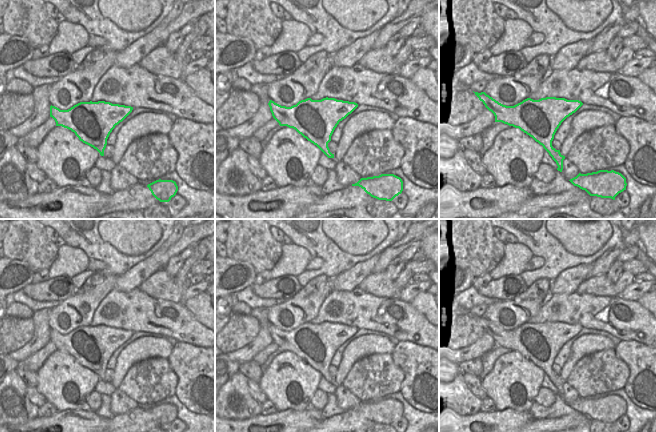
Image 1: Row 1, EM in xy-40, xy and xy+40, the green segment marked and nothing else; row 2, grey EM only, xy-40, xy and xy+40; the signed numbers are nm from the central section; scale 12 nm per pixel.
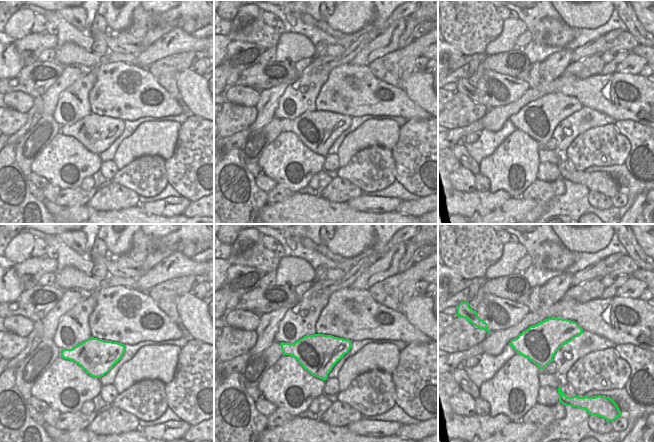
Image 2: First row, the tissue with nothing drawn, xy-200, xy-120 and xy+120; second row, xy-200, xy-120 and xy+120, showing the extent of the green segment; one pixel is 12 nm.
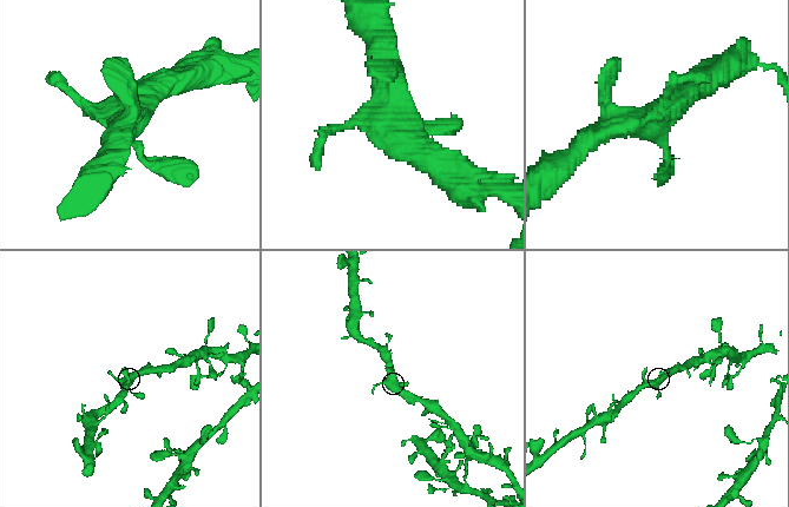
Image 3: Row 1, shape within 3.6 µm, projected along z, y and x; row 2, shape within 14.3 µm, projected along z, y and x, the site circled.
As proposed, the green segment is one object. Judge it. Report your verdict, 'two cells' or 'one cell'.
one cell

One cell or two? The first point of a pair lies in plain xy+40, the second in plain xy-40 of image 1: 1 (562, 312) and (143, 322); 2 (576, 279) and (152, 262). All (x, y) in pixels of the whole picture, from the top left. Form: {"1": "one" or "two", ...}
{"1": "one", "2": "one"}

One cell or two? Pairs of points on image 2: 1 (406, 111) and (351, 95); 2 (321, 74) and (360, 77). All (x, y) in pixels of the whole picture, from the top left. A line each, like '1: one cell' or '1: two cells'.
1: one cell
2: two cells

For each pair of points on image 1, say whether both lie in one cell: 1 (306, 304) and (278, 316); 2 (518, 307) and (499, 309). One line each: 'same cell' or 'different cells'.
1: same cell
2: same cell

